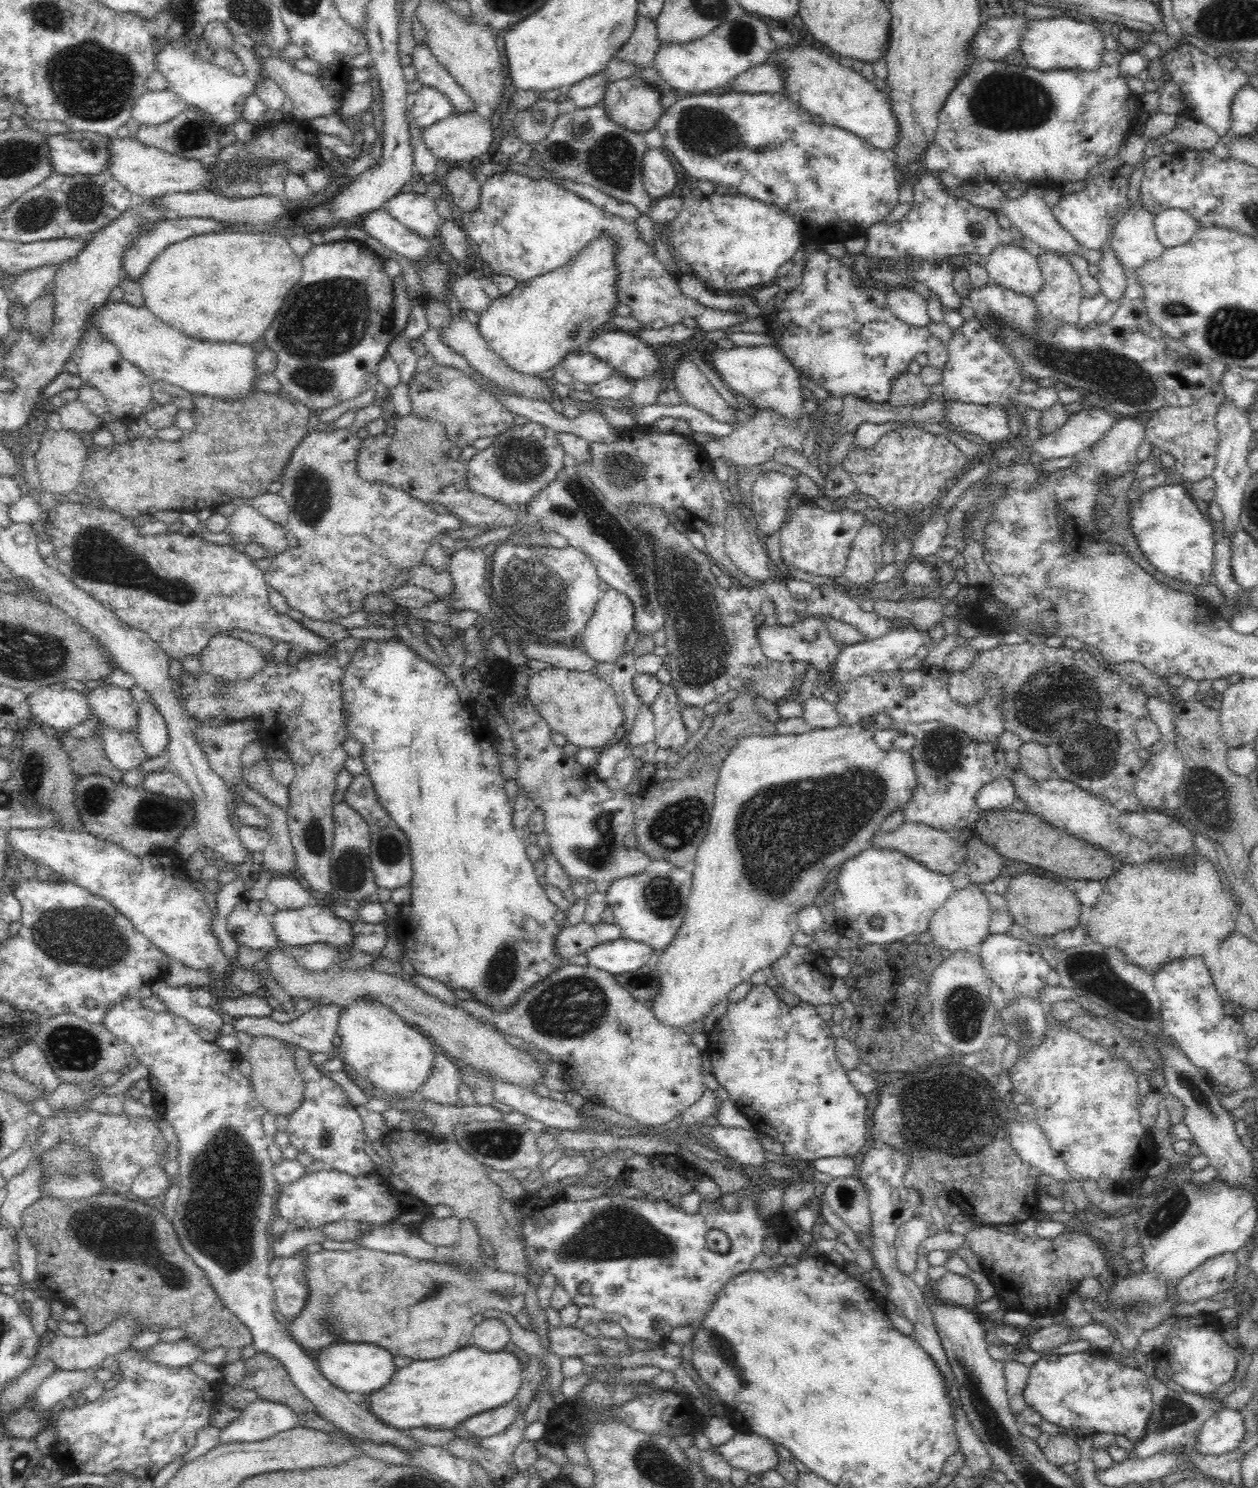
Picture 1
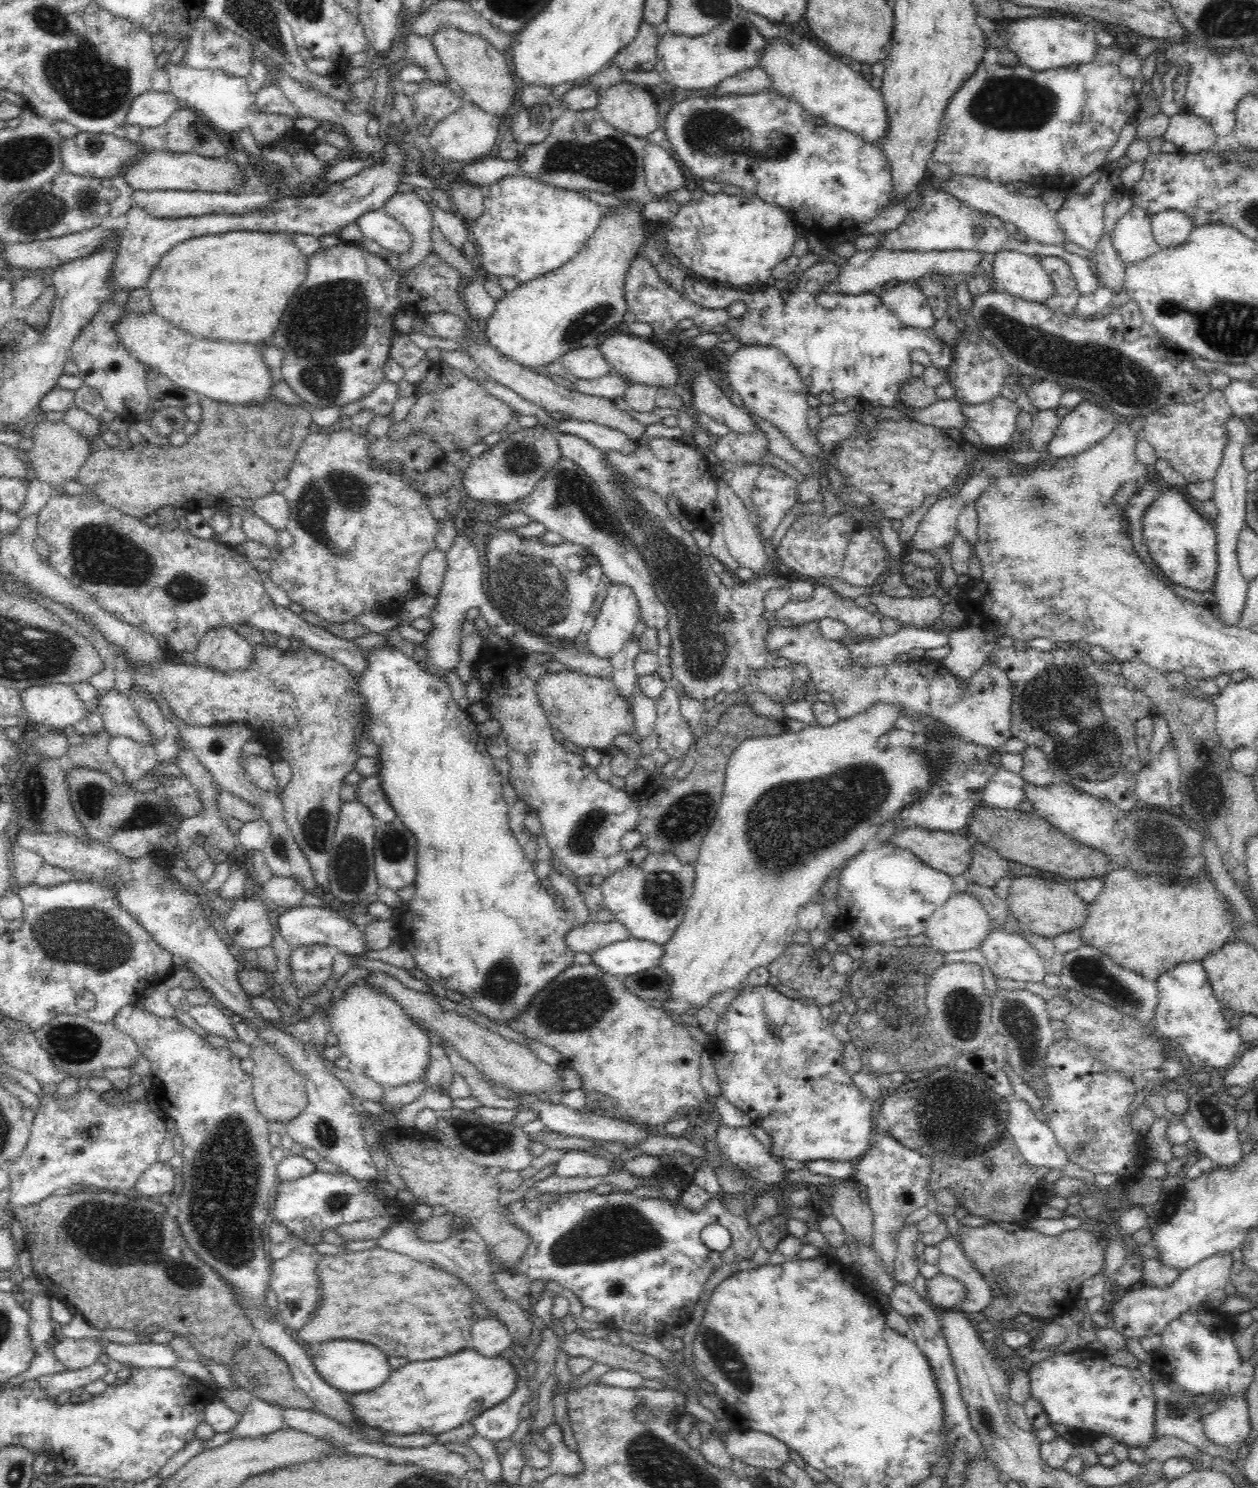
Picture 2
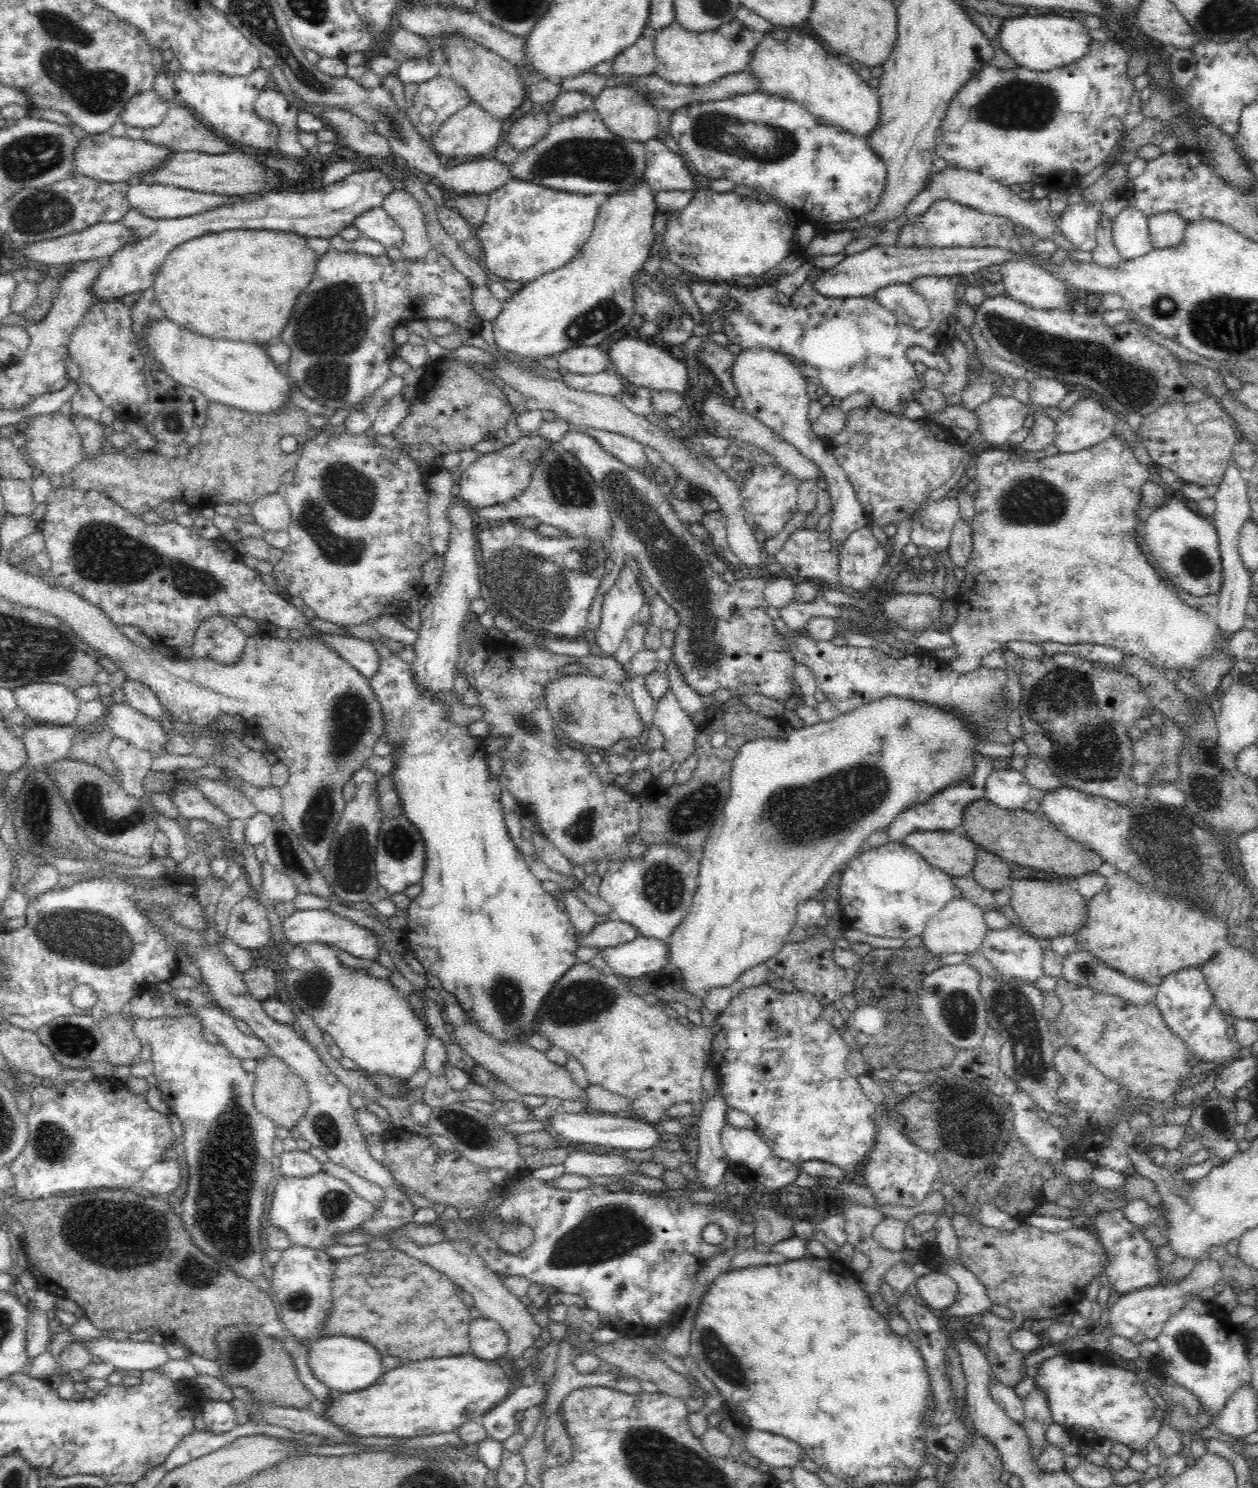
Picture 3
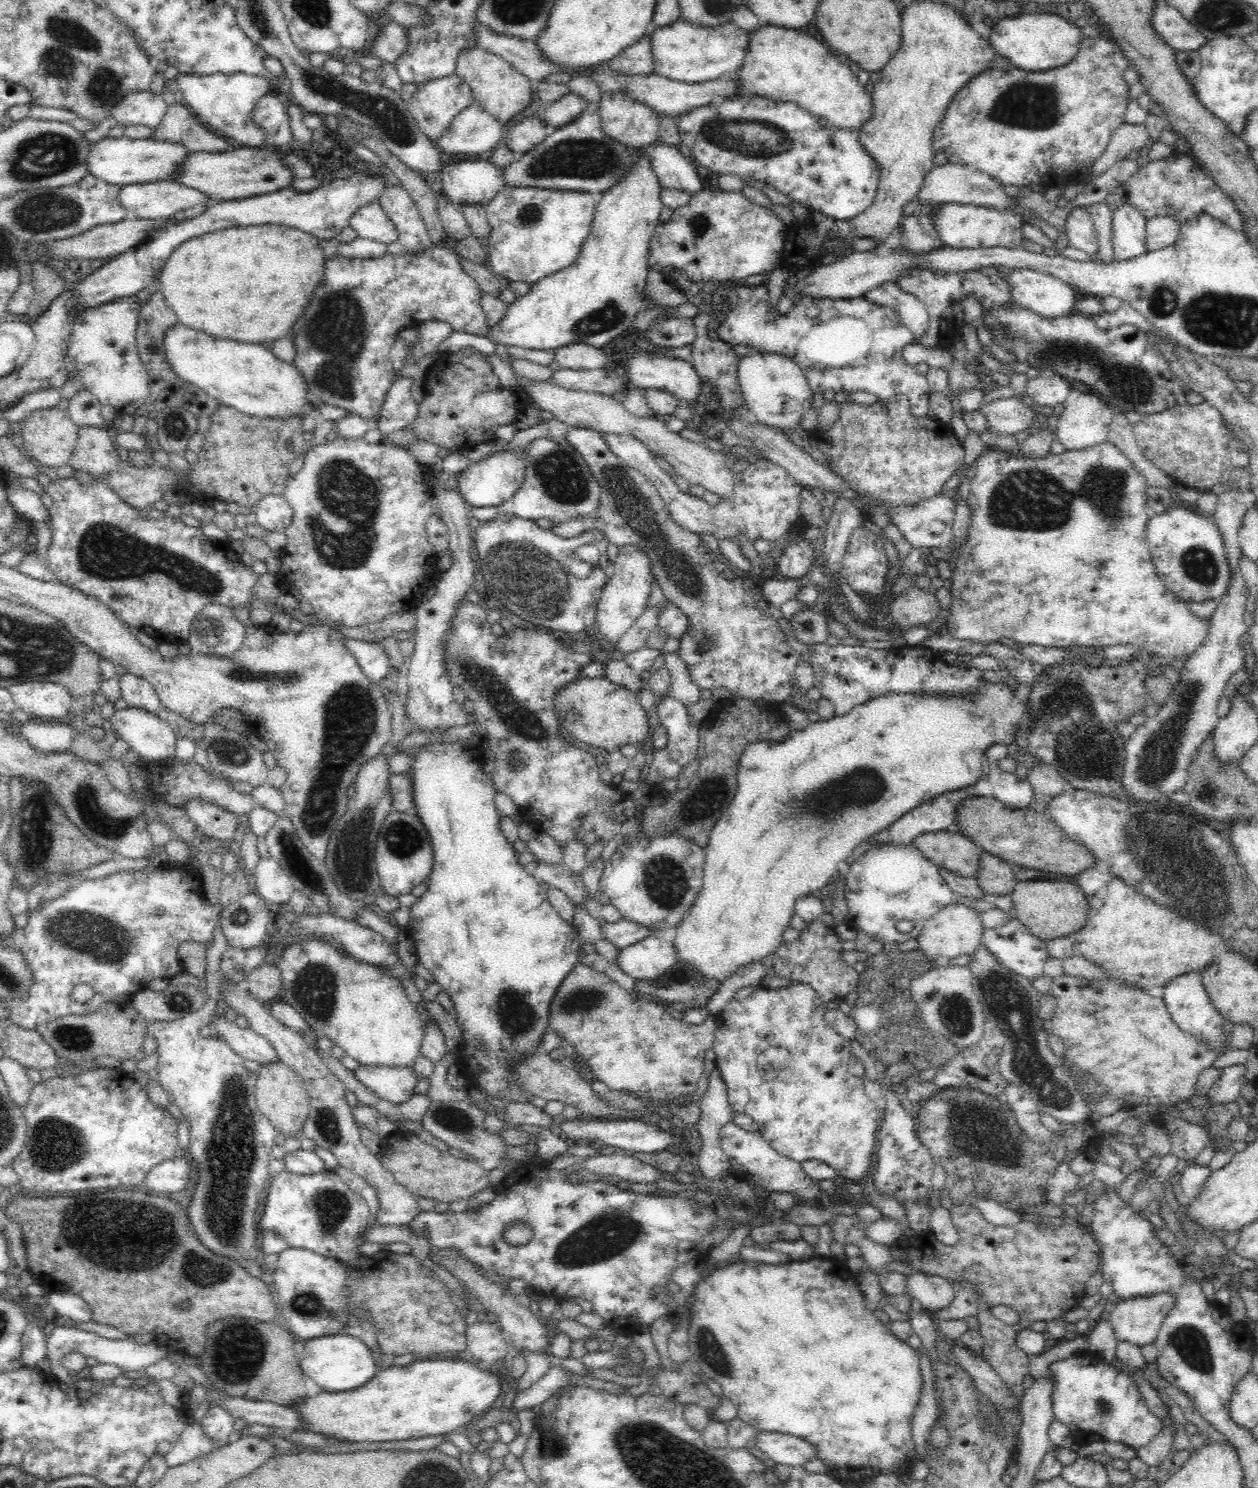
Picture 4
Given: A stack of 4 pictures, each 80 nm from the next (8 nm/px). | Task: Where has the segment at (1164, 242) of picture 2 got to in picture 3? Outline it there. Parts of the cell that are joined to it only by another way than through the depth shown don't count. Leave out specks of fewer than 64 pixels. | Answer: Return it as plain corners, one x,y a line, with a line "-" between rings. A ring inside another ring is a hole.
1176,212
1154,213
1148,222
1152,245
1156,248
1176,247
1186,236
1188,221

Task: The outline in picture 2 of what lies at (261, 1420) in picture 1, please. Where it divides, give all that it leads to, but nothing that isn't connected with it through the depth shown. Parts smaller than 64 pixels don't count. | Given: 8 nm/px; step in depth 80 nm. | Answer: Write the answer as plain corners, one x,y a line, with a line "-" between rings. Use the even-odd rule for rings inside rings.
254,1397
240,1420
228,1430
232,1438
258,1438
283,1428
283,1407

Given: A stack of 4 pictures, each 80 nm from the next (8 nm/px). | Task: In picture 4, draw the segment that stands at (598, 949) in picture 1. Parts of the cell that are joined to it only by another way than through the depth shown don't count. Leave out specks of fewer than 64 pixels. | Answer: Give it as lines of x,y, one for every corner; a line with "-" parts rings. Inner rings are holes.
654,935
620,948
616,958
617,966
637,980
656,980
677,962
676,949
672,942

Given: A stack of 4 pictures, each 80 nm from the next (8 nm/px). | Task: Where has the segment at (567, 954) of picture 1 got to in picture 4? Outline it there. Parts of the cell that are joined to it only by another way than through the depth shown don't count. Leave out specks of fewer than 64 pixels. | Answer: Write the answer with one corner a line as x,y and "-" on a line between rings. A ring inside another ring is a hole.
622,918
616,922
607,921
601,926
600,933
602,933
602,938
620,949
652,935
652,929

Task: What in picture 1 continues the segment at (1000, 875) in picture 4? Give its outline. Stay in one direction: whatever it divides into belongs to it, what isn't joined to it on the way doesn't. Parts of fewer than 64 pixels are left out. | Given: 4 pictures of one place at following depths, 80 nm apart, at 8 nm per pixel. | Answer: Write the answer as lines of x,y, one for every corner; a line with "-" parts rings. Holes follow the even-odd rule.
976,835
967,840
965,845
967,860
964,867
972,883
981,885
1005,872
1001,855
993,846
-
1020,874
1009,881
1006,888
1006,900
1013,920
1026,930
1040,936
1053,937
1057,932
1074,928
1080,918
1080,902
1074,892
1066,890
1062,884
1052,882
1034,874

